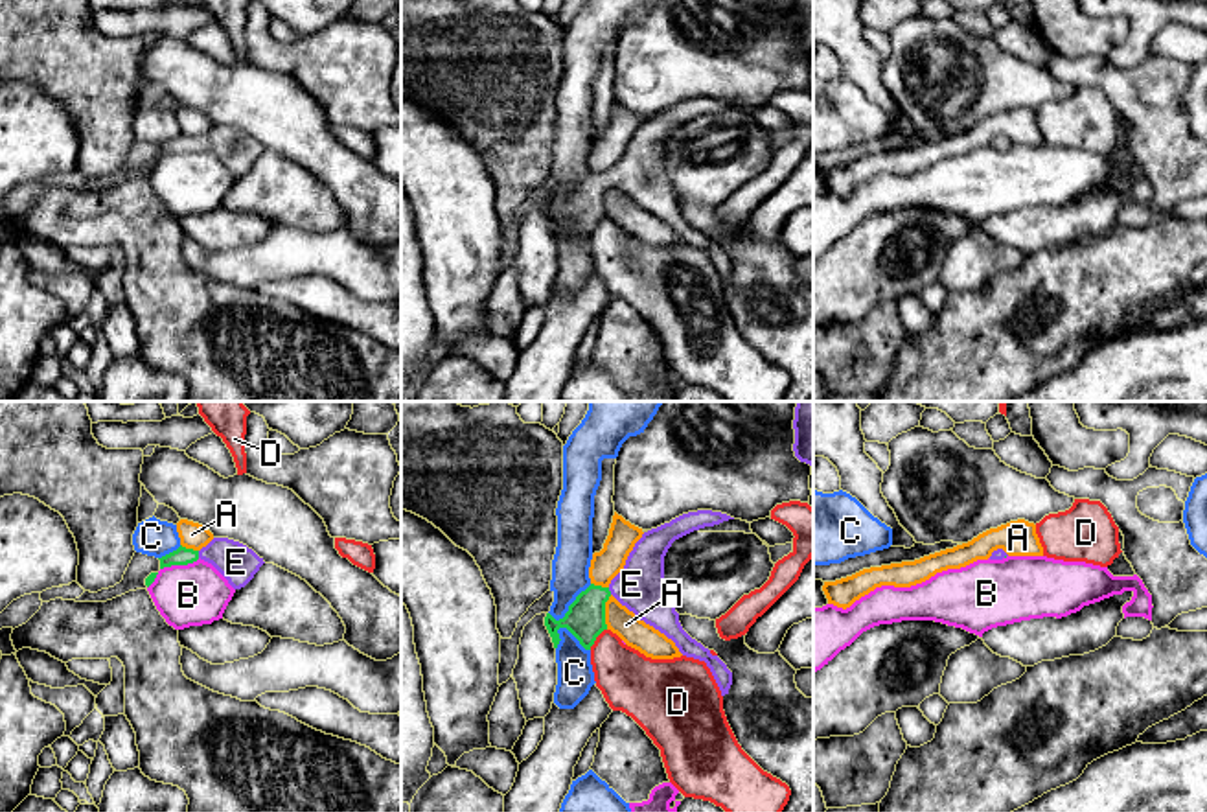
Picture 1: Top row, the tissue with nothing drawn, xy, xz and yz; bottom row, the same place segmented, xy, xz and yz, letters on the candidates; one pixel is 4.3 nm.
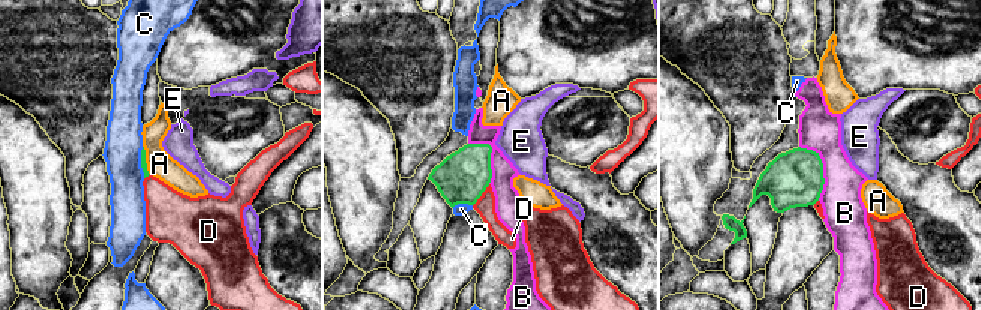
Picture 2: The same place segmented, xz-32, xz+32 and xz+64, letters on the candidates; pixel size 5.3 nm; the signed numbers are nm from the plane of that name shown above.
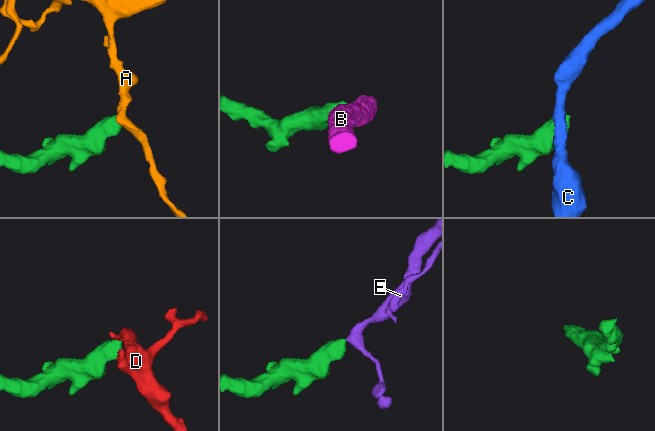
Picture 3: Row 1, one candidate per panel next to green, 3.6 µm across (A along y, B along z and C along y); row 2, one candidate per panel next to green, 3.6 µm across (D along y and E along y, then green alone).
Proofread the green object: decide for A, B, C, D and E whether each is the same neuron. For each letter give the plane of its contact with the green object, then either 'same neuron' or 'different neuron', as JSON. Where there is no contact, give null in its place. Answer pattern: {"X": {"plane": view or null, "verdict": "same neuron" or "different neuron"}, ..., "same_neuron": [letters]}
{"A": {"plane": "xz", "verdict": "different neuron"}, "B": {"plane": "xy", "verdict": "different neuron"}, "C": {"plane": "xz", "verdict": "different neuron"}, "D": {"plane": "xz", "verdict": "different neuron"}, "E": {"plane": "xy", "verdict": "same neuron"}, "same_neuron": ["E"]}

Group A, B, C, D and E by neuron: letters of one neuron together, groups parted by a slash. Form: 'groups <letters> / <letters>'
groups A / B / C / D / E

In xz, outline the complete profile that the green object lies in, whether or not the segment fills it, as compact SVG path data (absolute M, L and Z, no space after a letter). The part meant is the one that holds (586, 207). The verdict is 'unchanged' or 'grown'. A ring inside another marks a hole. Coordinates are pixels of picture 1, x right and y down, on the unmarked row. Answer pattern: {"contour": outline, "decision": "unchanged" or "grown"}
{"contour": "M697 98L644 120L629 140L624 157L607 175L591 171L576 184L559 208L546 201L545 214L554 236L561 228L558 217L567 215L585 238L591 238L596 225L607 217L605 190L613 182L640 208L672 226L683 243L705 249L721 284L729 282L732 260L718 243L712 243L708 236L683 217L664 169L664 144L675 127L729 107L734 105L721 99Z", "decision": "grown"}

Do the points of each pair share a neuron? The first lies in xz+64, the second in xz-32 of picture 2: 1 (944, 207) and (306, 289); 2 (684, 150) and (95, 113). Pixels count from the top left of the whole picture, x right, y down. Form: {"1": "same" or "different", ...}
{"1": "same", "2": "different"}

